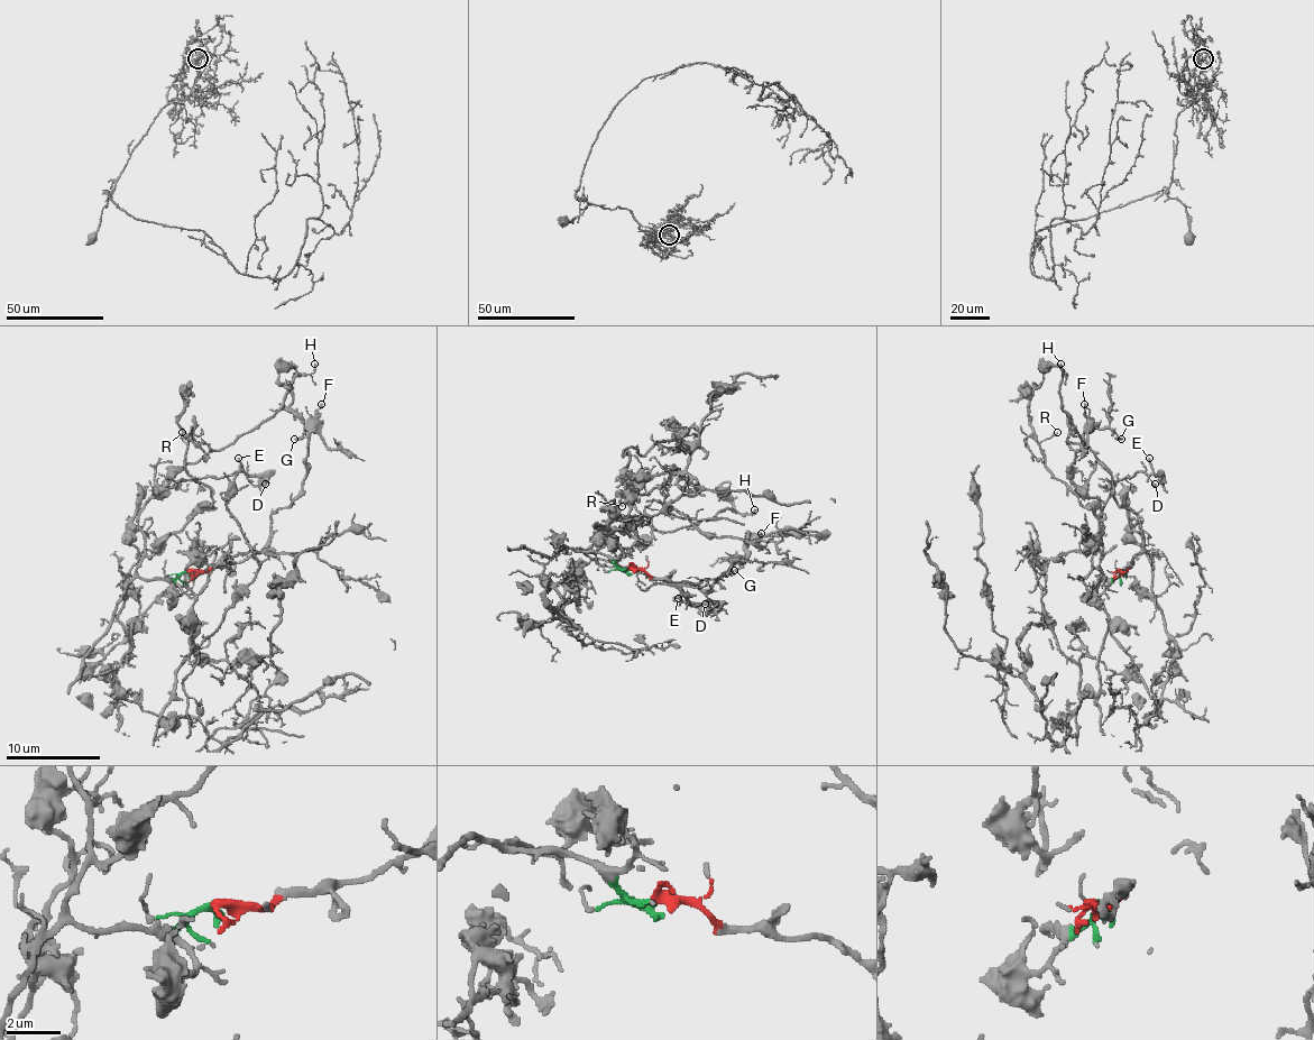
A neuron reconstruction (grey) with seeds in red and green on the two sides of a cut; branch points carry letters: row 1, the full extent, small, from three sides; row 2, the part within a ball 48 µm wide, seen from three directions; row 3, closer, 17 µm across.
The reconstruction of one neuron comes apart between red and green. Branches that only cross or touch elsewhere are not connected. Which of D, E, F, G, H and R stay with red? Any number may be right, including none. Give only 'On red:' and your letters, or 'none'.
On red: F, G

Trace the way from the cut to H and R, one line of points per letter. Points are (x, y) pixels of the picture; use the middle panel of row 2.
H: (630, 570), (578, 549), (582, 553), (621, 518), (670, 532), (719, 512), (755, 508)
R: (630, 570), (604, 553), (578, 549), (632, 546), (651, 532), (651, 521), (625, 490), (623, 506)

